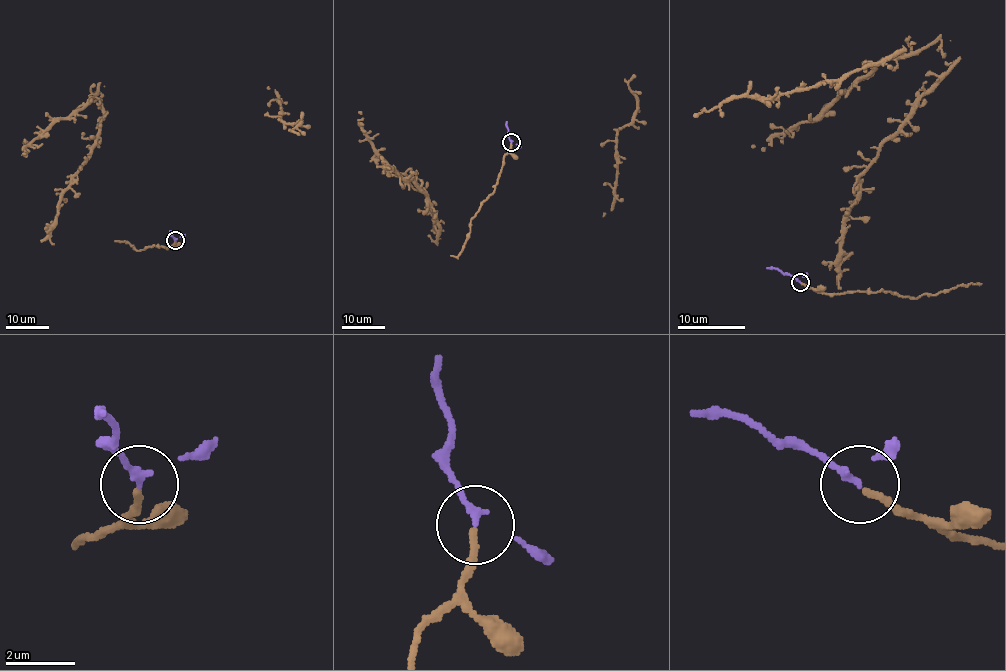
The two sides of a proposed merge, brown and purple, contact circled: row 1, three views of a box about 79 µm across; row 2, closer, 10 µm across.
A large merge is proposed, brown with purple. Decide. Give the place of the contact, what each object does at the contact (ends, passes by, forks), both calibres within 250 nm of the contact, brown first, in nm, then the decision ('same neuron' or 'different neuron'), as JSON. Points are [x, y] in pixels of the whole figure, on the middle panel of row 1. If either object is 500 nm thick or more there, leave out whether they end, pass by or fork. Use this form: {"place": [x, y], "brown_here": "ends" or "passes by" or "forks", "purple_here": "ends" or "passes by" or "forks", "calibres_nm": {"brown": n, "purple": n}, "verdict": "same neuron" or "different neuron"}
{"place": [511, 142], "brown_here": "ends", "purple_here": "ends", "calibres_nm": {"brown": 200, "purple": 220}, "verdict": "same neuron"}

